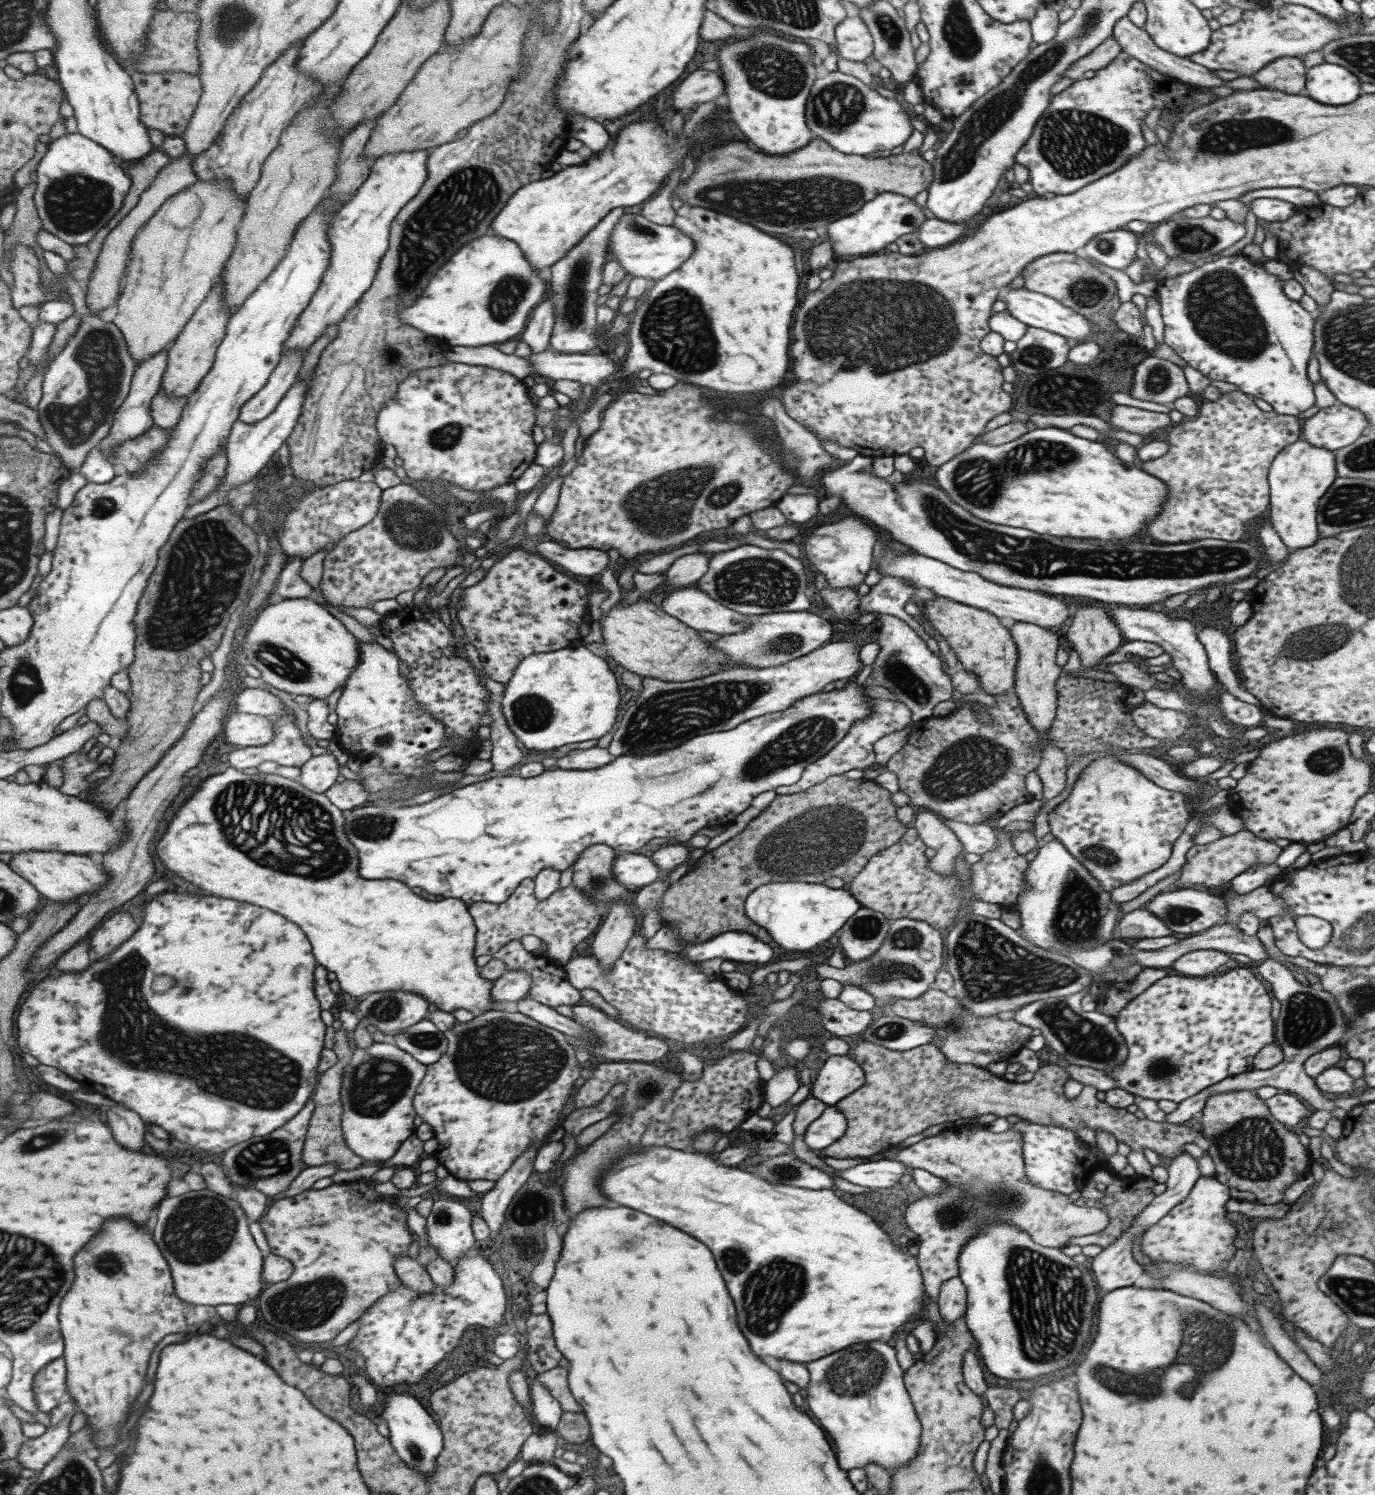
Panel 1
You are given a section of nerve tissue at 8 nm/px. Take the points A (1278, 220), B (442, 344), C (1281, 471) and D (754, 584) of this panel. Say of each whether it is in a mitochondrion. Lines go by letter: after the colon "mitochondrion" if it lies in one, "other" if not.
A: other
B: other
C: other
D: mitochondrion

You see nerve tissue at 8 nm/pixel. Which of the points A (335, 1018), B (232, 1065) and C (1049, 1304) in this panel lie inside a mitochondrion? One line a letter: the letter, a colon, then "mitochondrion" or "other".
A: other
B: mitochondrion
C: mitochondrion

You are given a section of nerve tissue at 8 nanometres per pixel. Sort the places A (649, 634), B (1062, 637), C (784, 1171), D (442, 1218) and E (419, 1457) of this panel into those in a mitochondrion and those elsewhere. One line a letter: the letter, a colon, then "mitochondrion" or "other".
A: other
B: other
C: mitochondrion
D: mitochondrion
E: mitochondrion

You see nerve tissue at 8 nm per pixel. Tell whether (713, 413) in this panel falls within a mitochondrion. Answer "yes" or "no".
no

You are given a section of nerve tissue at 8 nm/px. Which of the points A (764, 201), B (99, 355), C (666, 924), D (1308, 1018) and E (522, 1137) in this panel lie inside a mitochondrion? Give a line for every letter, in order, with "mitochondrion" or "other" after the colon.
A: mitochondrion
B: mitochondrion
C: other
D: mitochondrion
E: other

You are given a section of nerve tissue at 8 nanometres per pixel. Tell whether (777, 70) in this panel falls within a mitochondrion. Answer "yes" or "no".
yes

